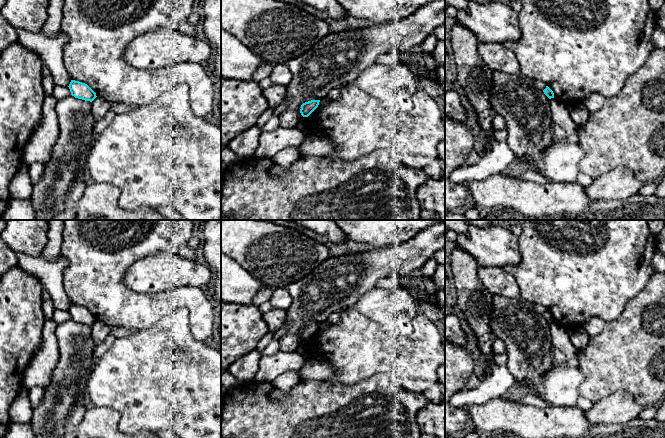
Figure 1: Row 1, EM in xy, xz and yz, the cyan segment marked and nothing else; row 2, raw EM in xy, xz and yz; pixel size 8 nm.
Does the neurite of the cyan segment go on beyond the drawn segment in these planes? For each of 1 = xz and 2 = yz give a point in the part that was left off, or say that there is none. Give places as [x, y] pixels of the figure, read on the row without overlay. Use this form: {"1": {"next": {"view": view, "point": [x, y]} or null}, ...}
{"1": {"next": null}, "2": {"next": null}}

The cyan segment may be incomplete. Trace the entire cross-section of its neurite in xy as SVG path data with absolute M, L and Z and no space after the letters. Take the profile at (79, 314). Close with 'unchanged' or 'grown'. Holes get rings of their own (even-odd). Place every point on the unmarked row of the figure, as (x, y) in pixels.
M71 304L68 311L75 322L92 326L97 321L96 317L85 307Z | unchanged

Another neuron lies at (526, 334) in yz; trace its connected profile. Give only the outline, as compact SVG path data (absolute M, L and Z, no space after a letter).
M495 295L493 297L490 325L495 338L501 339L505 345L509 372L517 384L540 384L543 376L552 368L553 343L550 323L543 315L537 313L532 303L523 298L510 298Z

